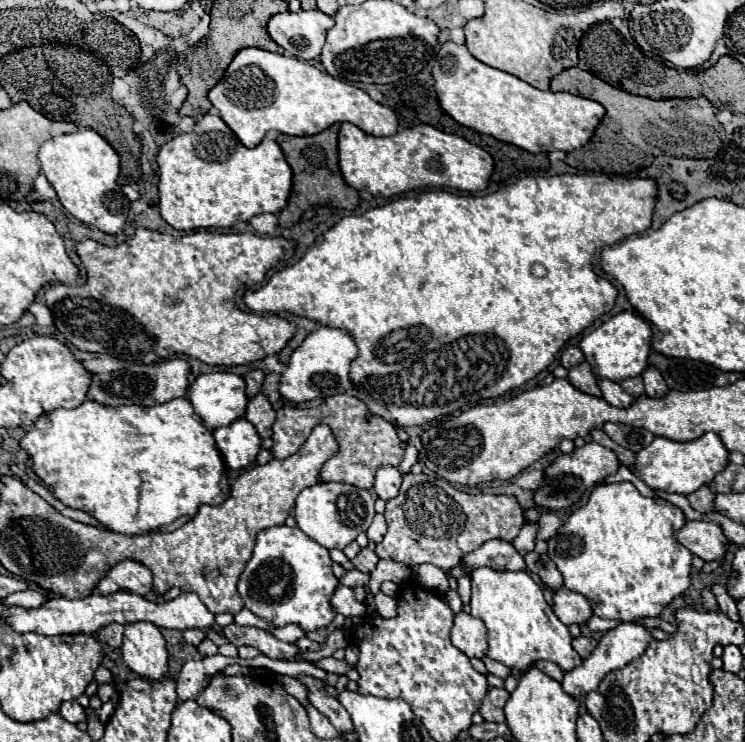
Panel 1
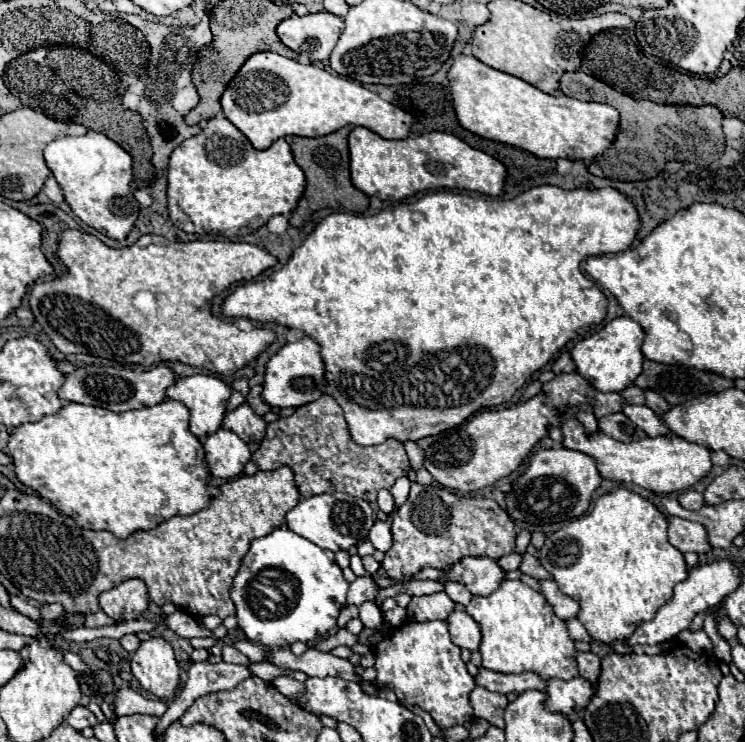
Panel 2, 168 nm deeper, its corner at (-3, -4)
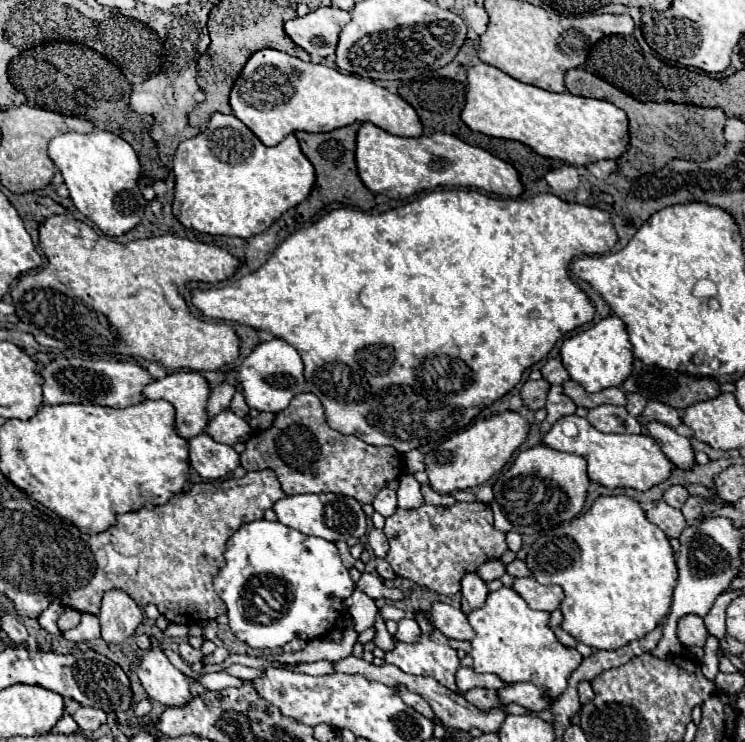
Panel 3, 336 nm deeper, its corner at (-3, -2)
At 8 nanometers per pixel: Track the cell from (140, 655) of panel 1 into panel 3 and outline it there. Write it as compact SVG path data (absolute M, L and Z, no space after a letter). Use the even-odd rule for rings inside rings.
M148 650L138 666L138 678L150 700L164 706L184 706L190 702L190 684L186 676L170 664L162 650Z

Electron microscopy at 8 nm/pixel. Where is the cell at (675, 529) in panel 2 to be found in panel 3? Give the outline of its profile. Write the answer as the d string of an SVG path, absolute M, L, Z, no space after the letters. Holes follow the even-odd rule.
M658 500L654 508L646 510L646 518L656 524L668 538L678 538L680 532L688 526L688 522L684 520L682 512L668 506L664 500Z

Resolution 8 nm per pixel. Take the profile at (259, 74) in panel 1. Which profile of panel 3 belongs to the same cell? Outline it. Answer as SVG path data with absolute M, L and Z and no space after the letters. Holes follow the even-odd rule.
M258 50L252 54L252 58L246 62L244 70L240 72L238 80L234 82L232 94L230 94L230 106L234 114L262 140L266 146L276 146L282 142L284 136L304 130L304 132L332 132L336 128L348 126L352 122L372 122L378 128L394 134L394 136L414 136L418 138L422 134L422 124L416 114L416 110L404 102L398 94L388 92L382 86L376 86L374 80L352 73L338 72L334 68L302 62L300 58L294 58L280 50Z

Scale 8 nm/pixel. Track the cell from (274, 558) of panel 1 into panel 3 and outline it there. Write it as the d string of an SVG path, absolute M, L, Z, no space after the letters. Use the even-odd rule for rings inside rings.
M258 520L244 524L232 534L224 552L224 566L216 572L212 586L226 604L228 626L238 640L256 650L278 650L294 638L308 642L330 634L346 616L344 600L352 594L356 584L352 582L348 568L342 564L334 542L302 534L280 522Z

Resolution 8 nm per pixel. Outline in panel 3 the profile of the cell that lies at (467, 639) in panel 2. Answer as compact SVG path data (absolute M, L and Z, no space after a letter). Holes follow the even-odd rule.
M434 602L430 612L434 618L434 626L444 636L454 640L468 640L468 642L474 638L474 630L468 624L468 618L462 610L452 608L450 604L444 604L444 602Z

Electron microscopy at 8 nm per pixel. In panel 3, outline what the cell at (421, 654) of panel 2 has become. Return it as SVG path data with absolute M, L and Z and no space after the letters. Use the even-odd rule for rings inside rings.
M434 630L432 636L422 634L416 644L396 642L396 648L392 652L386 652L384 660L404 672L430 676L446 688L454 692L458 690L454 684L454 674L460 668L460 660L456 656L456 650L448 646L446 636L440 630Z

